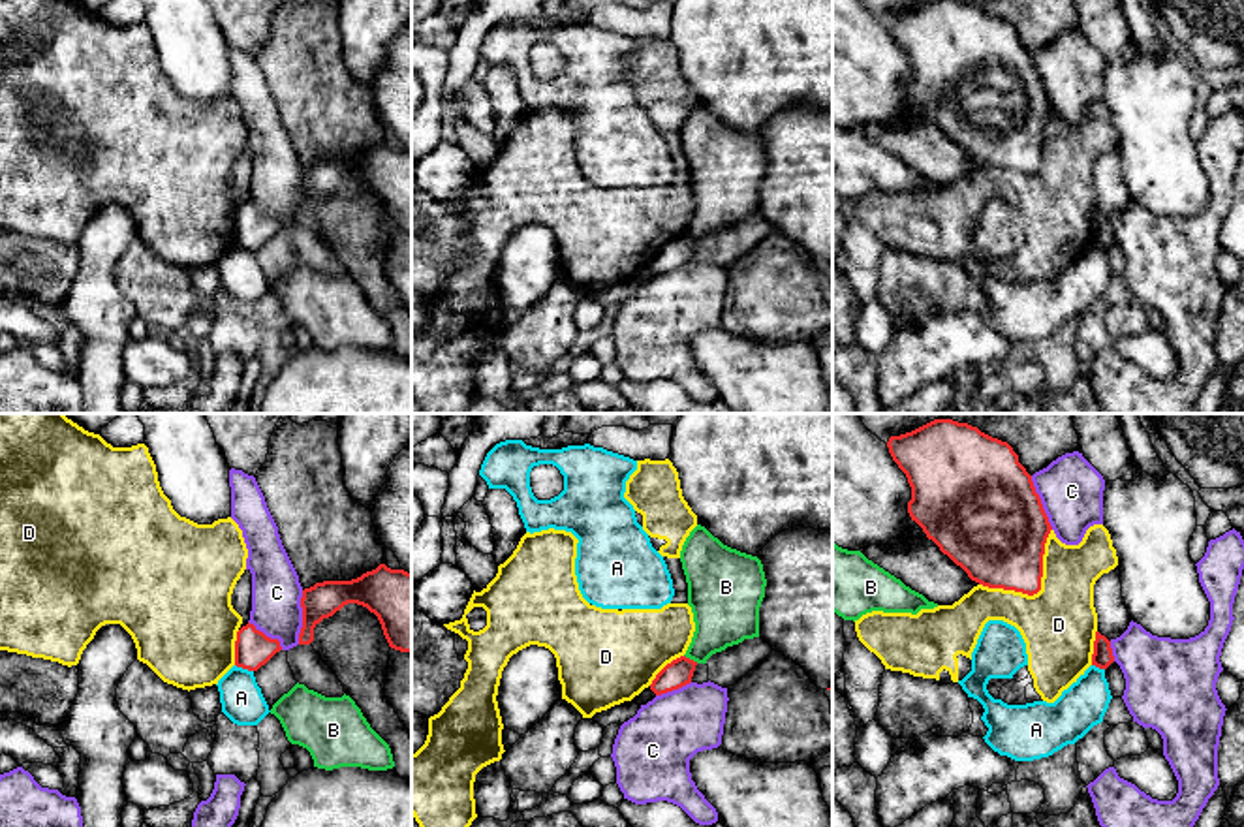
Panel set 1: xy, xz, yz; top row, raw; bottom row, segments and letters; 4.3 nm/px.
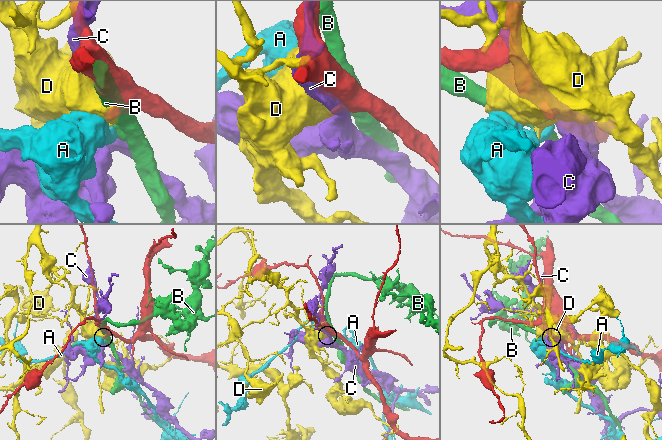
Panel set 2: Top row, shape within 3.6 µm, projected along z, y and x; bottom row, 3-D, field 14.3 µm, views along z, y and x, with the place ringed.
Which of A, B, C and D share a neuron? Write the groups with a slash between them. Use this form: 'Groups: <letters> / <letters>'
Groups: A / B / C / D

